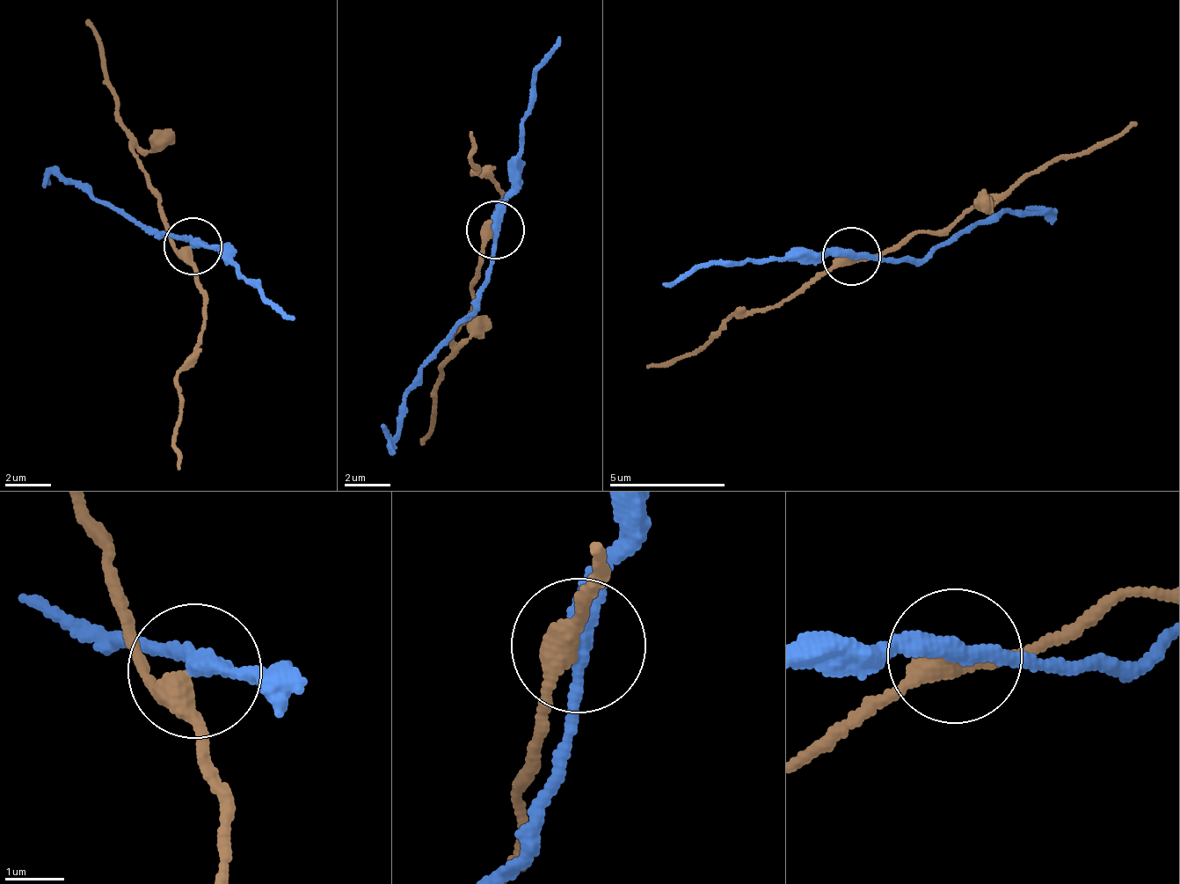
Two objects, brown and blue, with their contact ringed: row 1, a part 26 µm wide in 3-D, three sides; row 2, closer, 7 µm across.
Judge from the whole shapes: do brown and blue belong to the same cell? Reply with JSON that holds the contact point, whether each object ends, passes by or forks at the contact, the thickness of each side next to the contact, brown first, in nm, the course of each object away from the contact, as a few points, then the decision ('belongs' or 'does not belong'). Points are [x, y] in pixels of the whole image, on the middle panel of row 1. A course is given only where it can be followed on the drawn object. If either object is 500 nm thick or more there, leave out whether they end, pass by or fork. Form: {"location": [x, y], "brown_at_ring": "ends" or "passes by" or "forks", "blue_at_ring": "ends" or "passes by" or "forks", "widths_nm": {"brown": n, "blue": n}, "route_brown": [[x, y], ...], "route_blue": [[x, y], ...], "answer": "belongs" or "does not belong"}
{"location": [495, 230], "brown_at_ring": "passes by", "blue_at_ring": "passes by", "widths_nm": {"brown": 320, "blue": 300}, "route_brown": [[491, 230], [481, 247], [472, 318], [451, 338], [432, 436], [418, 442]], "route_blue": [[496, 230], [472, 317], [408, 398], [396, 454]], "answer": "does not belong"}

